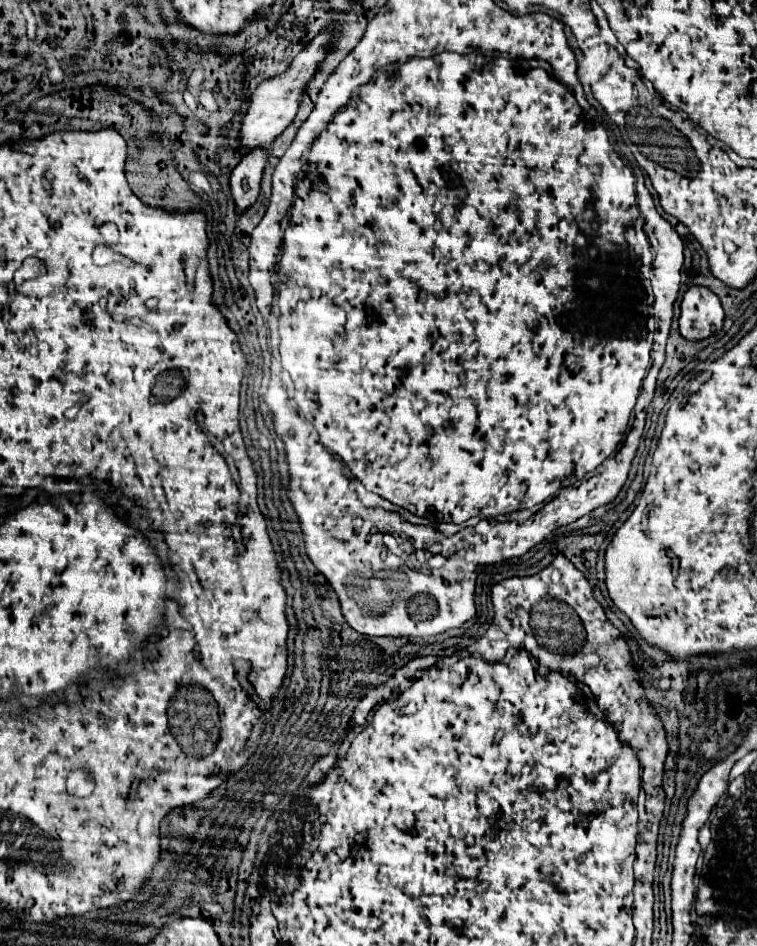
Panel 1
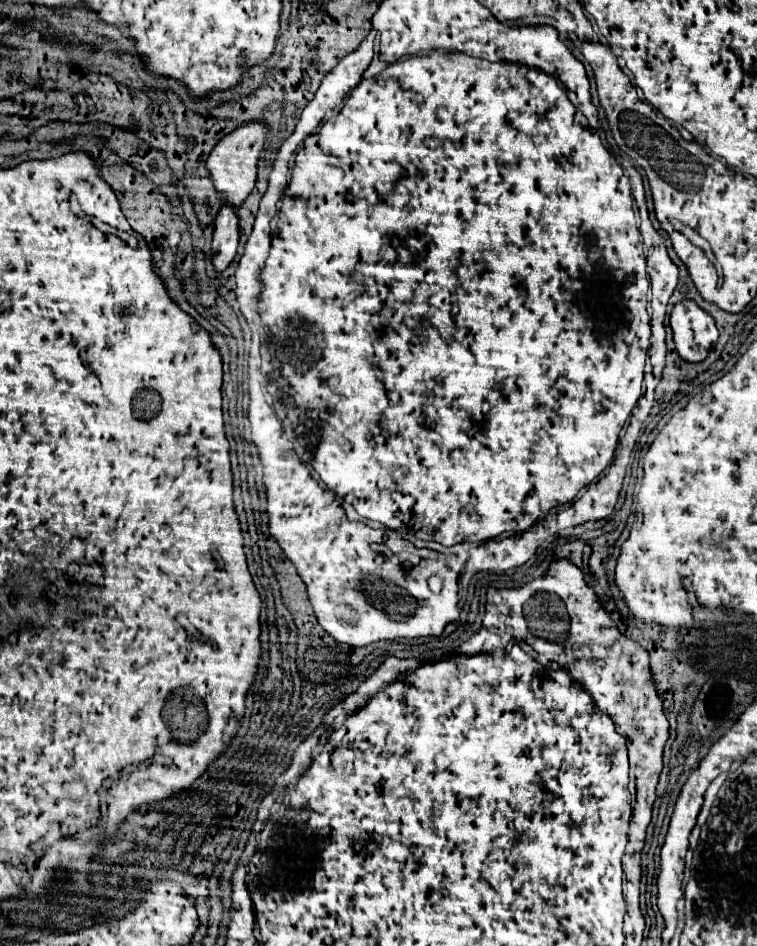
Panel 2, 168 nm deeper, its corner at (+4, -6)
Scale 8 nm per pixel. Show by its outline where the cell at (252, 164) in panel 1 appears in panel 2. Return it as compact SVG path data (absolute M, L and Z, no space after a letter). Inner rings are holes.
M223 204L215 218L215 234L213 234L213 264L221 272L225 270L237 254L239 246L239 216L237 206Z

